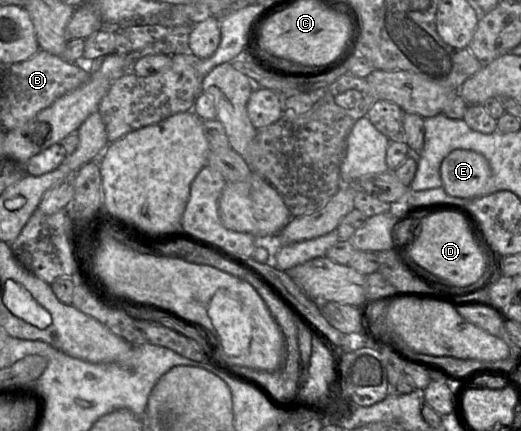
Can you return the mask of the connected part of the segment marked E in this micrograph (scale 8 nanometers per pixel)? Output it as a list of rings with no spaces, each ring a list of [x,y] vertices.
[[[456,149],[450,152],[442,161],[440,174],[442,187],[453,197],[476,199],[482,196],[482,189],[491,178],[492,172],[487,159],[472,150]]]

